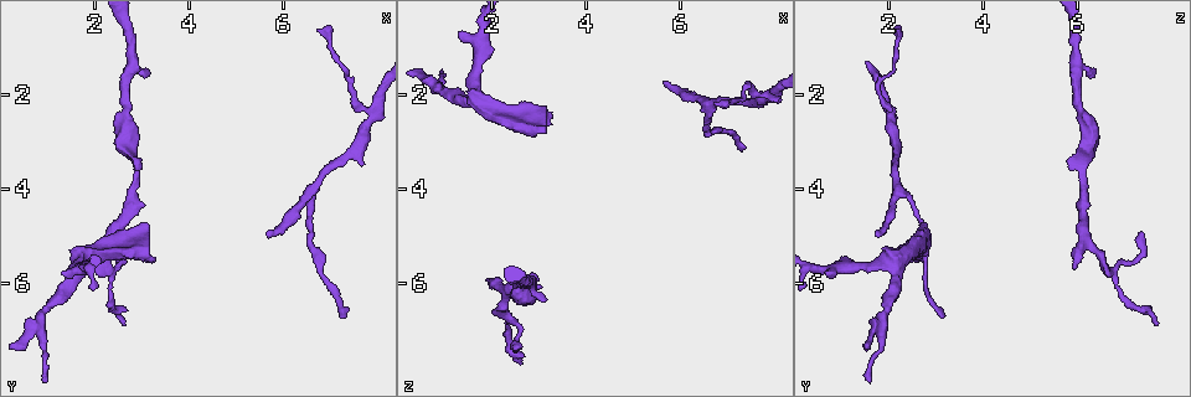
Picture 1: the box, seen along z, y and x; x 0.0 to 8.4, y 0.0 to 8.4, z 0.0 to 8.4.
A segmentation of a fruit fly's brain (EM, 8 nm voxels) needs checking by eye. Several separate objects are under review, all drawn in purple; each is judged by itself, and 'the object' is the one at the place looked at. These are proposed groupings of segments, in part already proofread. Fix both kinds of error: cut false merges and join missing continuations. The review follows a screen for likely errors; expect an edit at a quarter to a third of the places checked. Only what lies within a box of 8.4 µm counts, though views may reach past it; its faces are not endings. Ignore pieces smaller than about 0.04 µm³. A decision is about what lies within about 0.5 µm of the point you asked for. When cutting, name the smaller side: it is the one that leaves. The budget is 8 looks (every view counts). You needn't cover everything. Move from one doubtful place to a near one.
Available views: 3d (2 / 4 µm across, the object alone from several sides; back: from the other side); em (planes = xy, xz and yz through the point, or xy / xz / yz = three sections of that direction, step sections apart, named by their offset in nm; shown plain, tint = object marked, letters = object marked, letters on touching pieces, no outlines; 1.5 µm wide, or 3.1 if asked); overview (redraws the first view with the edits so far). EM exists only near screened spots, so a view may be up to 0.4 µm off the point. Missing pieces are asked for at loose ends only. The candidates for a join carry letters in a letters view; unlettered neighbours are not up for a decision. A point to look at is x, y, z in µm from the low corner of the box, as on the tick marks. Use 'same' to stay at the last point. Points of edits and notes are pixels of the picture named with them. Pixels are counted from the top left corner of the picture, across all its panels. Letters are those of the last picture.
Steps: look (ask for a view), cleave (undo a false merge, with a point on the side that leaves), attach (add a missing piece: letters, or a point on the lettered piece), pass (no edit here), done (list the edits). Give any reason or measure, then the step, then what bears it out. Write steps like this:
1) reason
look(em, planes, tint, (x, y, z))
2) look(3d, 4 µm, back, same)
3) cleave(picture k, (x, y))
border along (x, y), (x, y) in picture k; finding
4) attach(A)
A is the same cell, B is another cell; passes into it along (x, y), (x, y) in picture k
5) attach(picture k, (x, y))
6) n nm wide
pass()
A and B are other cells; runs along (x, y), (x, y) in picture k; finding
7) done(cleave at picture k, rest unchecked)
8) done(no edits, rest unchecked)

an open end
look(3d, 2 µm, (1.90, 5.65, 5.95))

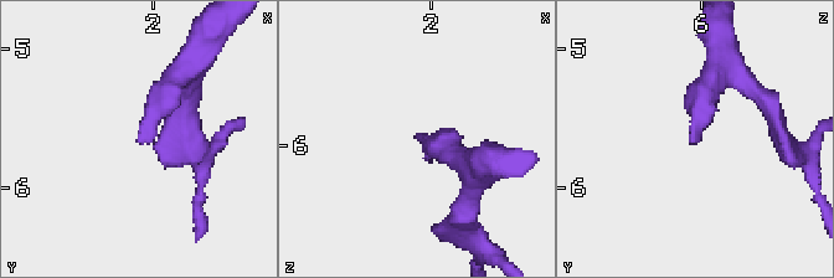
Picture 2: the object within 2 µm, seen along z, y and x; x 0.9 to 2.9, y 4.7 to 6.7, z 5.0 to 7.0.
look(em, yz, step 8, letters, (1.90, 5.68, 5.94))

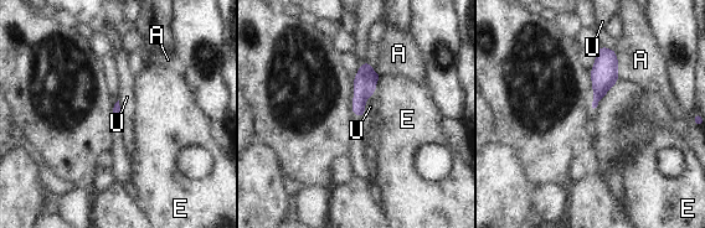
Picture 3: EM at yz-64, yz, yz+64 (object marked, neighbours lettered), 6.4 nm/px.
look(em, planes, letters, same)

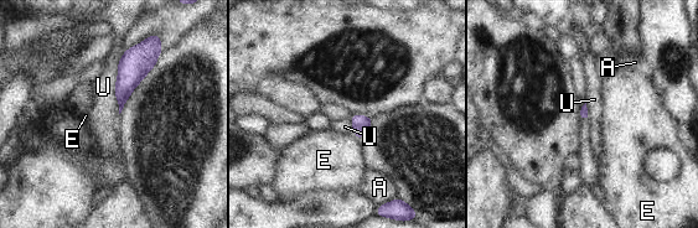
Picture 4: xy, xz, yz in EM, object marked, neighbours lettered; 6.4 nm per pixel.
U touches over 420 nm
pass()
A, E and U are other cells; none of them fits

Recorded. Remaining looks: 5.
thin end
look(em, planes, letters, (6.80, 0.60, 2.15))

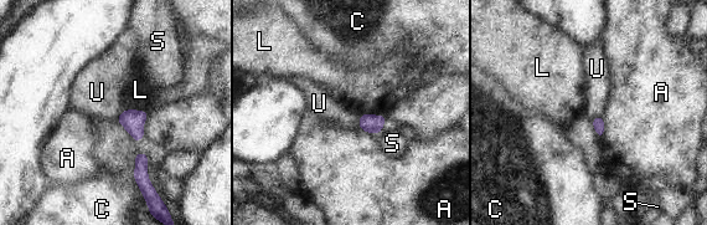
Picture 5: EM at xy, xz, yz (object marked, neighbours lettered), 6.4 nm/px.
C touches over 220 nm
pass()
A, C, L, S and U are other cells; none of them fits

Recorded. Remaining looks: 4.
look(3d, 2 µm, (2.45, 4.95, 7.40))

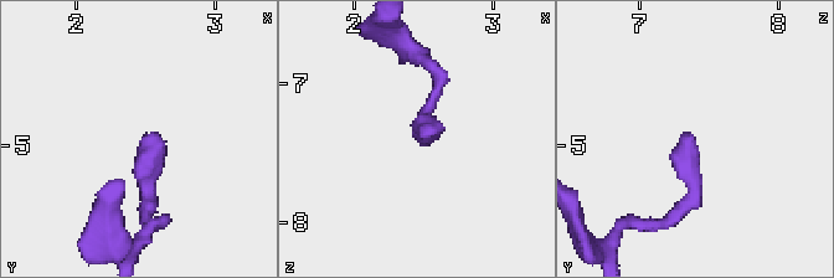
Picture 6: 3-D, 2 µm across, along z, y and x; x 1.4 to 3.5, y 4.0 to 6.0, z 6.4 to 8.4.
need the tissue
look(em, planes, letters, (2.46, 4.92, 7.36))

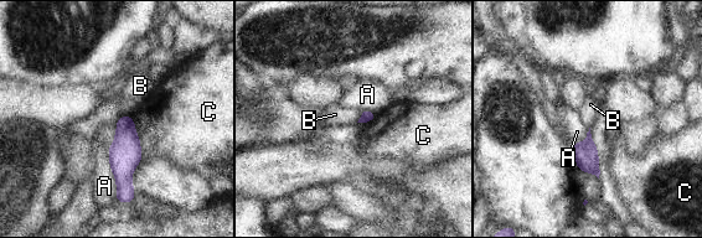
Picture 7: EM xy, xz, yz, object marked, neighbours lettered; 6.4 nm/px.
pass()
A, B and C are other cells; border along (362, 110), (356, 122) in picture 7; none of them fits

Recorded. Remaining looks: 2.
done(no edits, rest unchecked)

